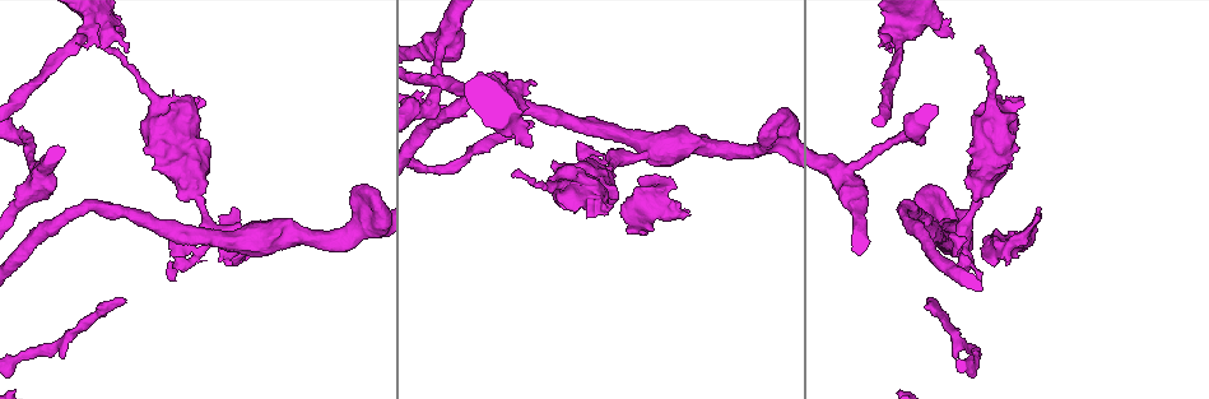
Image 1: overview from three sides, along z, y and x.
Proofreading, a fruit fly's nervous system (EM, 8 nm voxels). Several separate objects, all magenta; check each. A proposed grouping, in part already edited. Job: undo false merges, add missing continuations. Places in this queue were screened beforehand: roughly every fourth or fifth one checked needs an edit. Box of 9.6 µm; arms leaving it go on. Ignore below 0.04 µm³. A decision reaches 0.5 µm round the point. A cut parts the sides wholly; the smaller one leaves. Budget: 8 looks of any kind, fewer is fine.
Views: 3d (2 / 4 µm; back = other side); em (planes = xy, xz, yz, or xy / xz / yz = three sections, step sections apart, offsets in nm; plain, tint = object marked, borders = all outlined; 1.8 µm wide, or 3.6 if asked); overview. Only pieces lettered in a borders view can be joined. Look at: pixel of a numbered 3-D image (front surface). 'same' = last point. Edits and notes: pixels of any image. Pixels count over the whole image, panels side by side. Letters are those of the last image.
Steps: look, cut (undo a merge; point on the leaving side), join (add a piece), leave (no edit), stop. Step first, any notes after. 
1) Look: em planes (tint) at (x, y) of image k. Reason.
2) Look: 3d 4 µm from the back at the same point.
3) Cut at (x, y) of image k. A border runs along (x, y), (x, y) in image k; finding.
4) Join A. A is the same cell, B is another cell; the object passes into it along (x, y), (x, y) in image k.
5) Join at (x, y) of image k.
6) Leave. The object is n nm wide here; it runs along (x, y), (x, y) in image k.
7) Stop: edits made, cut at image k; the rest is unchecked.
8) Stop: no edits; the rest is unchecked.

Look: em yz step 8 (tint) at (534, 123) of image 1. Long arm stops here.

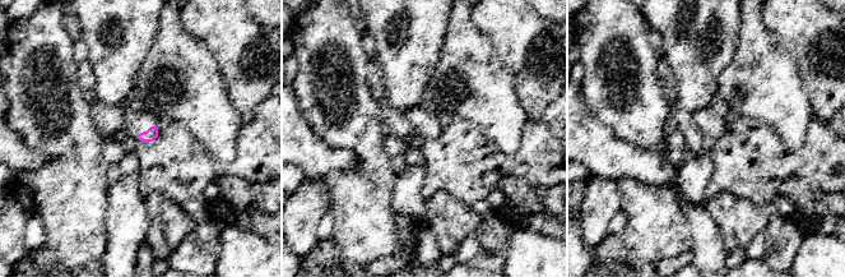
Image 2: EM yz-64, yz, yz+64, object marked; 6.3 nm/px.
Look: em planes (borders) at the same point. Another direction.

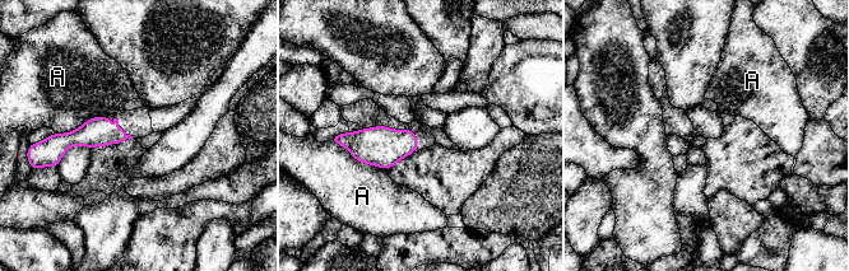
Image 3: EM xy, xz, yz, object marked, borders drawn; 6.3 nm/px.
Leave. A is another cell; a border runs along (333, 141), (358, 160), (386, 169) in image 3; none of them fits.

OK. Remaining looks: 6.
Look: em planes (borders) at (203, 213) of image 1. Narrows sharply.

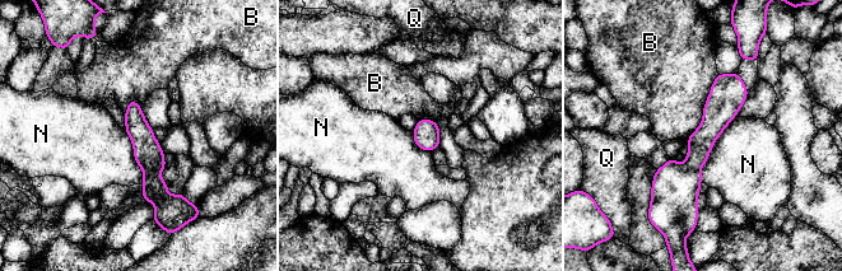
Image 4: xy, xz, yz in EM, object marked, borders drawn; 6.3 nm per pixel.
Leave. B, N and Q are other cells; it runs along (735, 76), (689, 171), (692, 209) in image 4; one cell here.

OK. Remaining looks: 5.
Look: em planes (borders) at (235, 209) of image 1. An open end.

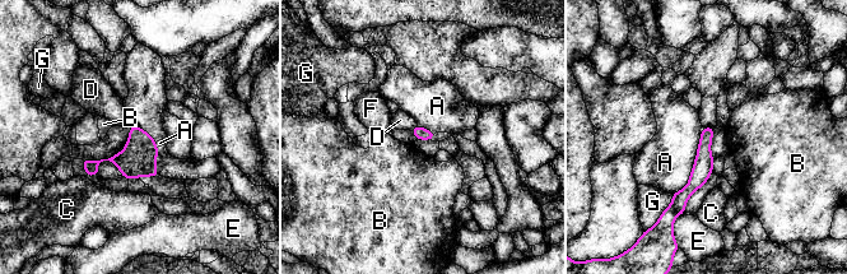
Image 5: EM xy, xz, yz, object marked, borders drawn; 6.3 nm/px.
Leave. A, B, C, D, E, F and G are other cells; it runs along (710, 130), (703, 167), (682, 207) in image 5; none of them fits.

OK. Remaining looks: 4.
Stop: no edits; the rest is unchecked.

